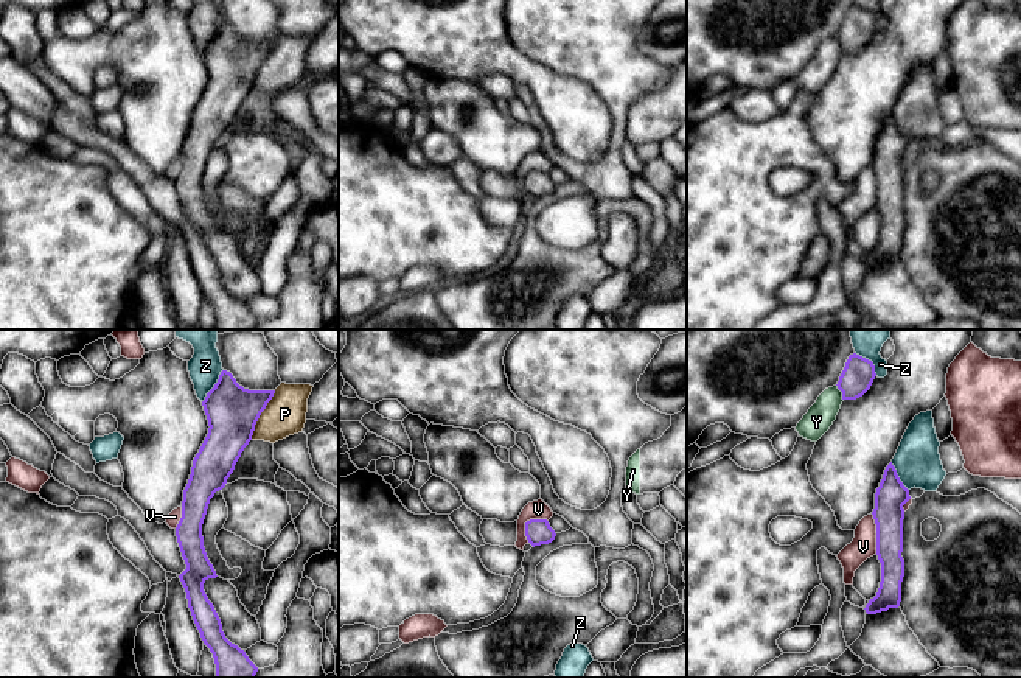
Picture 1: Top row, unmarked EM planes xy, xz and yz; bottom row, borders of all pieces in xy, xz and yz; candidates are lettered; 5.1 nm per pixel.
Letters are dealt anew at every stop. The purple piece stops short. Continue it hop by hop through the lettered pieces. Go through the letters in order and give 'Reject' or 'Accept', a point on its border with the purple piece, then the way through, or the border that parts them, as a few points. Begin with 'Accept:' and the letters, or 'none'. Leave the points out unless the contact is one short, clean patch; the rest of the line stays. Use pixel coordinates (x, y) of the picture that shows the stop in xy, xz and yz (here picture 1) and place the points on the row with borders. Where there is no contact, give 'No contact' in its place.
Accept: none
P: Reject. Touches purple at xy (260, 414)
V: Reject. Touches purple at xz (527, 521). Boundary: xz (547, 520), (529, 520), (526, 523), (527, 541)
Y: Reject. Touches purple at yz (841, 391)
Z: Reject. Touches purple at xy (215, 386)

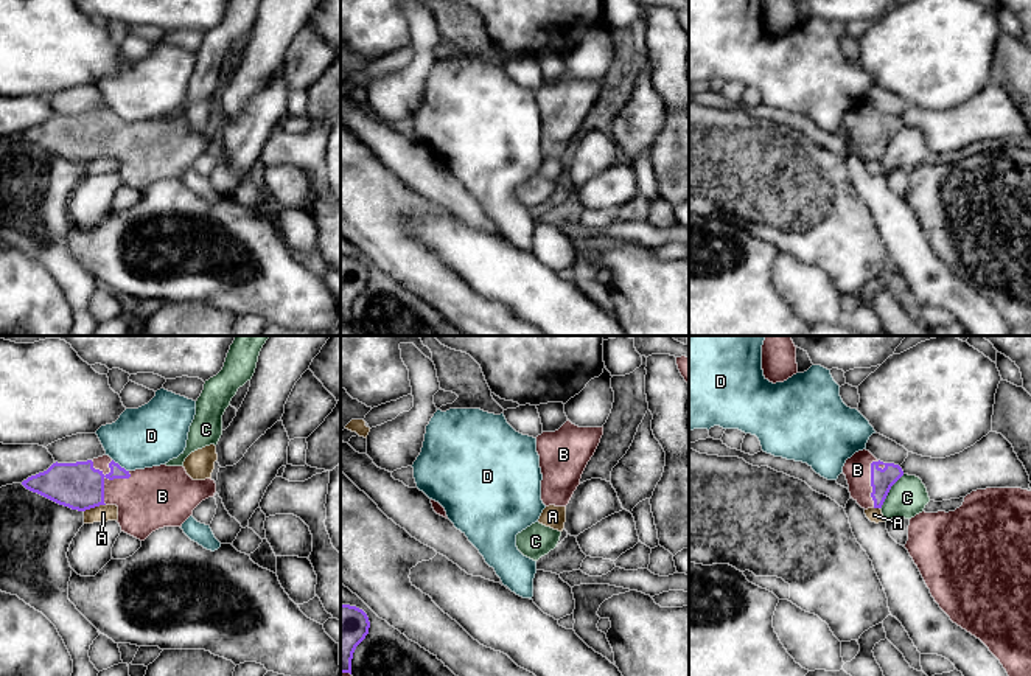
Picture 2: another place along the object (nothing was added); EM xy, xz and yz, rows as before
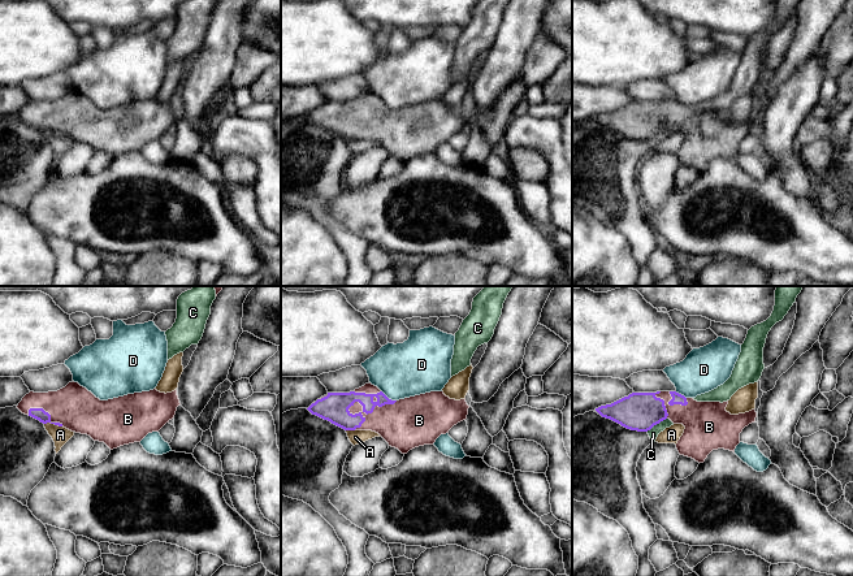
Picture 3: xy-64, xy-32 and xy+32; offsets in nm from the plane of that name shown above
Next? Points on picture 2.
Accept: B
A: Reject. Touches purple at xy (94, 507)
B: Accept. Touches purple at xy (103, 482)
C: Reject. Touches purple at yz (888, 491). Boundary: yz (904, 474), (891, 487), (880, 508)
D: Reject. Touches purple at xy (118, 465)

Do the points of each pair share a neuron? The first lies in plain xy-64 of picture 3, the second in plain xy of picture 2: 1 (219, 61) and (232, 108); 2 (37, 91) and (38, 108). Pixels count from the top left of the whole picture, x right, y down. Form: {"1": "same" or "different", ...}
{"1": "same", "2": "different"}

